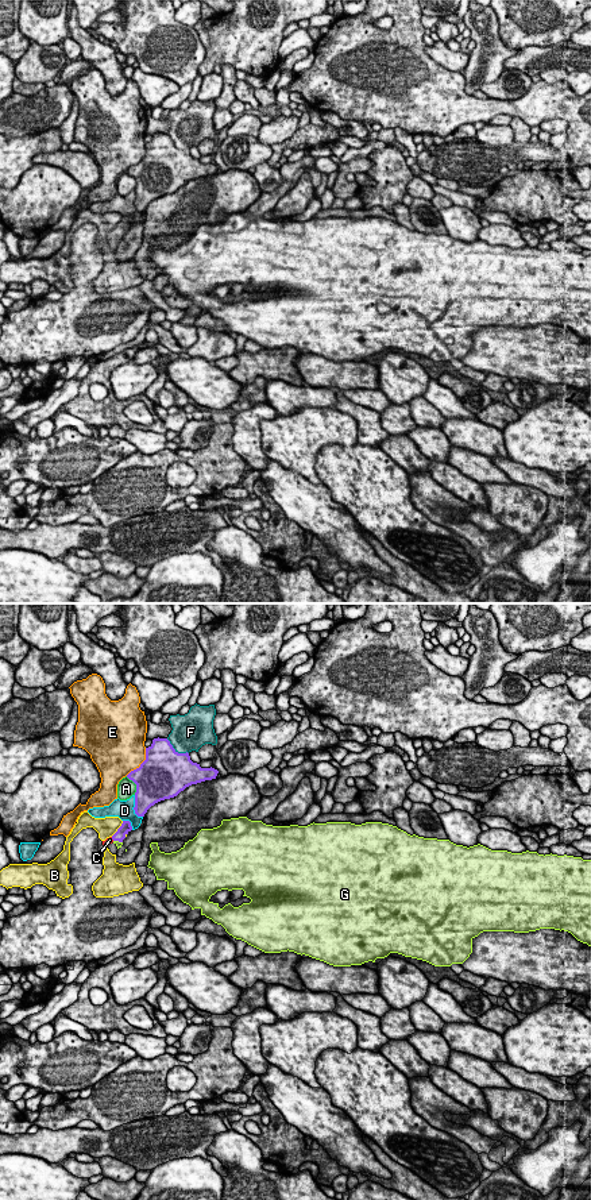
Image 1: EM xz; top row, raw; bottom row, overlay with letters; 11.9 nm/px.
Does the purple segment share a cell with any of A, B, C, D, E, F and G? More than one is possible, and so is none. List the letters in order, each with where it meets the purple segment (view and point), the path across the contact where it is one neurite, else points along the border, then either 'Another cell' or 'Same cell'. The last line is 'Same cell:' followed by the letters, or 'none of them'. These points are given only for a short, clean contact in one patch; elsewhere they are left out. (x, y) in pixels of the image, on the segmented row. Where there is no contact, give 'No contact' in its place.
A: Touches purple at xz (135, 783). Another cell
B: Touches purple at xz (118, 829). Boundary: xz (123, 821), (111, 836). Another cell
C: Touches purple at xz (112, 838). Path across: xz (126, 826), (112, 838), (109, 840). Same cell
D: Touches purple at xz (134, 807). Another cell
E: Touches purple at xz (141, 764). Another cell
F: Touches purple at xz (177, 752). Another cell
G: Touches purple at xz (118, 840). Another cell
Same cell: C

